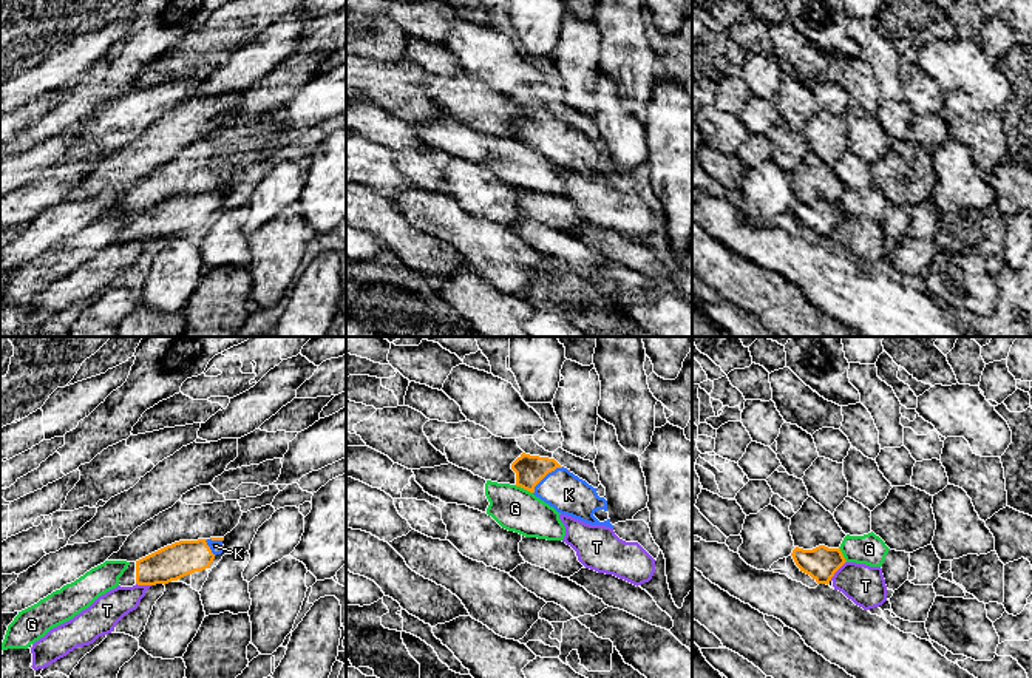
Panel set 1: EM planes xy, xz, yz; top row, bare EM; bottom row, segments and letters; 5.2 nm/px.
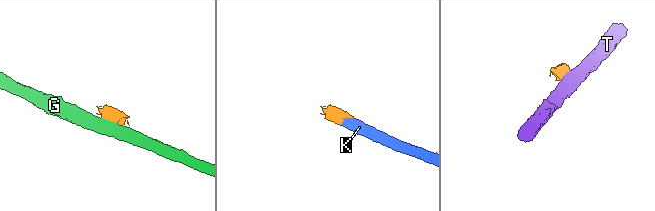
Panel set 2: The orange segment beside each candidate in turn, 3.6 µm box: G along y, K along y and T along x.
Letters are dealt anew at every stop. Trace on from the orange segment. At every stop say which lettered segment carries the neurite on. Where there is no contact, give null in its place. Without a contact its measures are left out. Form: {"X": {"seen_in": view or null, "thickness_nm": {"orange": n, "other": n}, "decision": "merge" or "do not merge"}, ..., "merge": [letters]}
{"G": {"seen_in": "xz", "thickness_nm": {"orange": 160, "other": 220}, "decision": "do not merge"}, "K": {"seen_in": "xz", "thickness_nm": {"orange": 160, "other": 200}, "decision": "merge"}, "T": {"seen_in": "yz", "thickness_nm": {"orange": 170, "other": 200}, "decision": "do not merge"}, "merge": ["K"]}

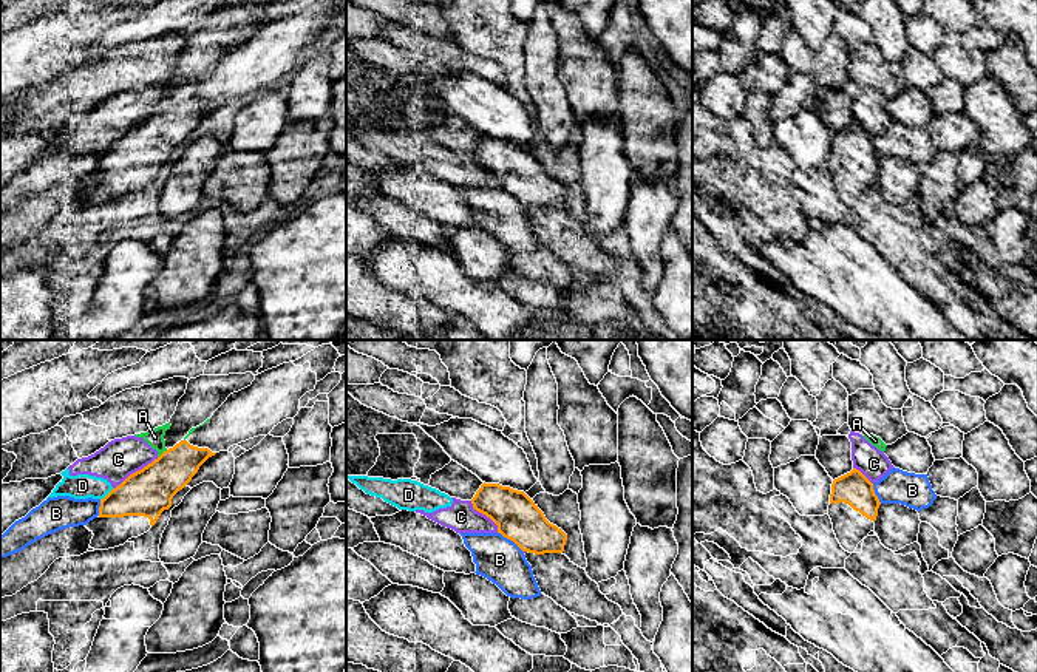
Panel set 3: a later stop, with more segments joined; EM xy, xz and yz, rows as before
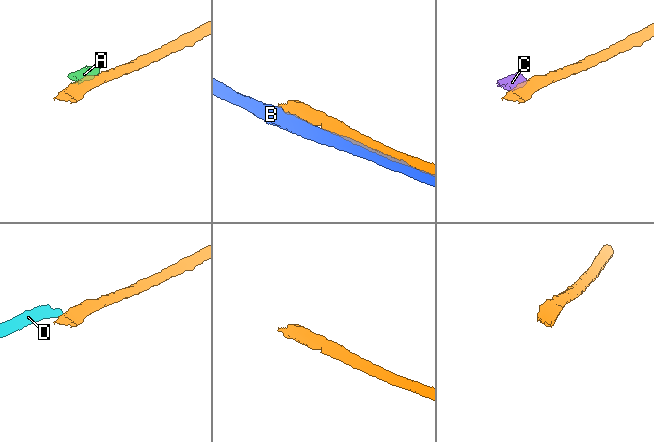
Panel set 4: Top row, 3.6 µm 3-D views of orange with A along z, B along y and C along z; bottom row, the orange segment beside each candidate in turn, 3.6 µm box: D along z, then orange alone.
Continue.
{"A": {"seen_in": "xy", "thickness_nm": {"orange": 240, "other": 90}, "decision": "do not merge"}, "B": {"seen_in": "xz", "thickness_nm": {"orange": 220, "other": 240}, "decision": "do not merge"}, "C": {"seen_in": "xy", "thickness_nm": {"orange": 240, "other": 200}, "decision": "do not merge"}, "D": {"seen_in": "xy", "thickness_nm": {"orange": 240, "other": 130}, "decision": "do not merge"}, "merge": []}

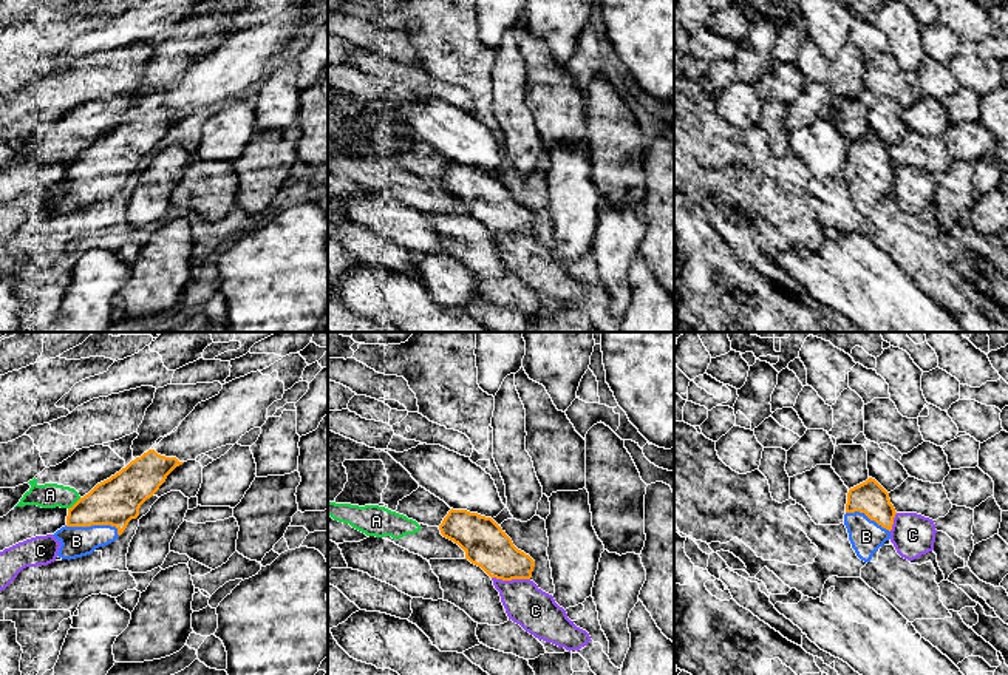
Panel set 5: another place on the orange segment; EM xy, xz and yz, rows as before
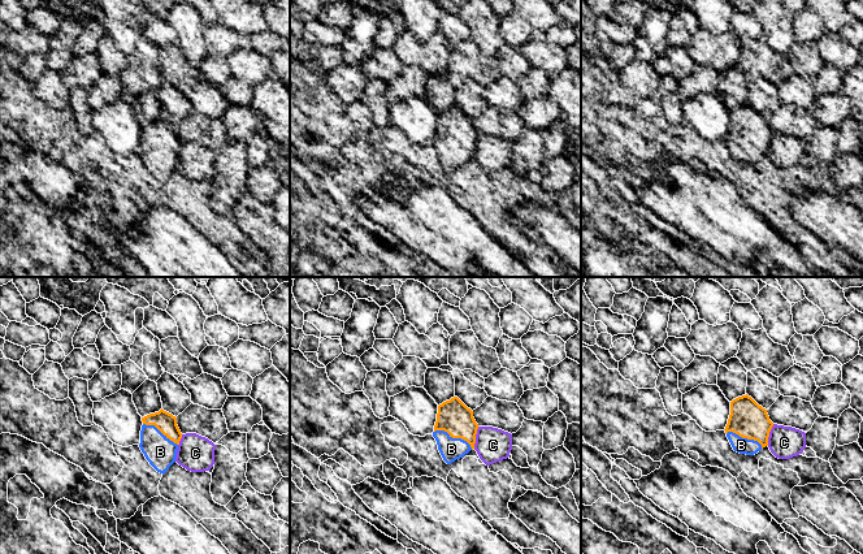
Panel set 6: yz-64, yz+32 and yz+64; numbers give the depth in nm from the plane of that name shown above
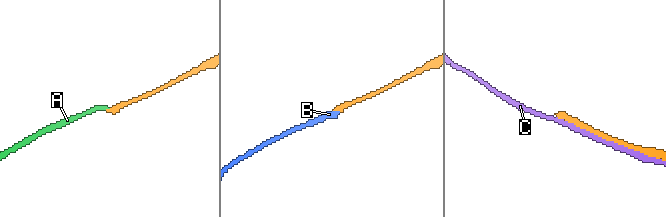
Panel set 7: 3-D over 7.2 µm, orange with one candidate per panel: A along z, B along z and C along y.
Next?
{"A": {"seen_in": "xy", "thickness_nm": {"orange": 240, "other": 130}, "decision": "do not merge"}, "B": {"seen_in": "xy", "thickness_nm": {"orange": 240, "other": 160}, "decision": "merge"}, "C": {"seen_in": "xz", "thickness_nm": {"orange": 220, "other": 220}, "decision": "do not merge"}, "merge": ["B"]}

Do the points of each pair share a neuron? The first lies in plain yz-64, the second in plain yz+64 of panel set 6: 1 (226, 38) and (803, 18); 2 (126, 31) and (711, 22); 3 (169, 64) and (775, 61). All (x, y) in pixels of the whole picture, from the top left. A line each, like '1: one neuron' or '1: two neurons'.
1: one neuron
2: one neuron
3: one neuron

